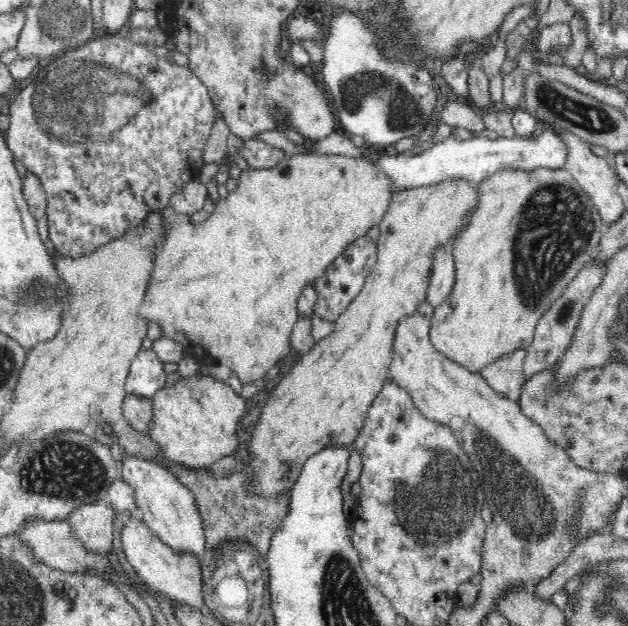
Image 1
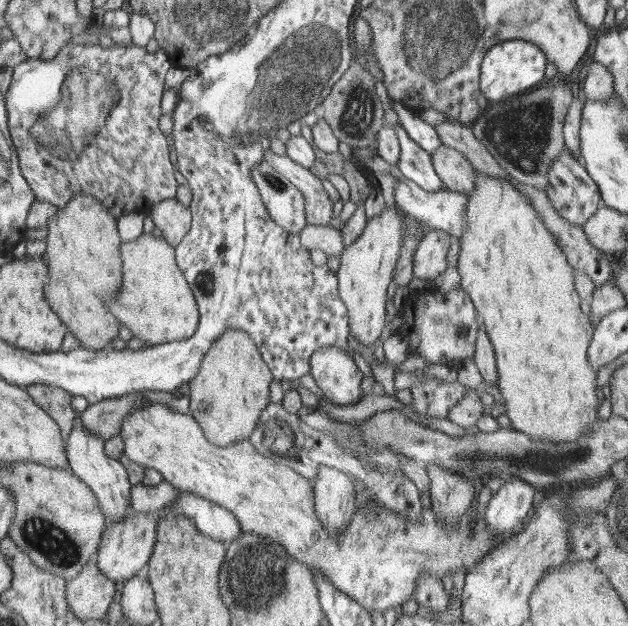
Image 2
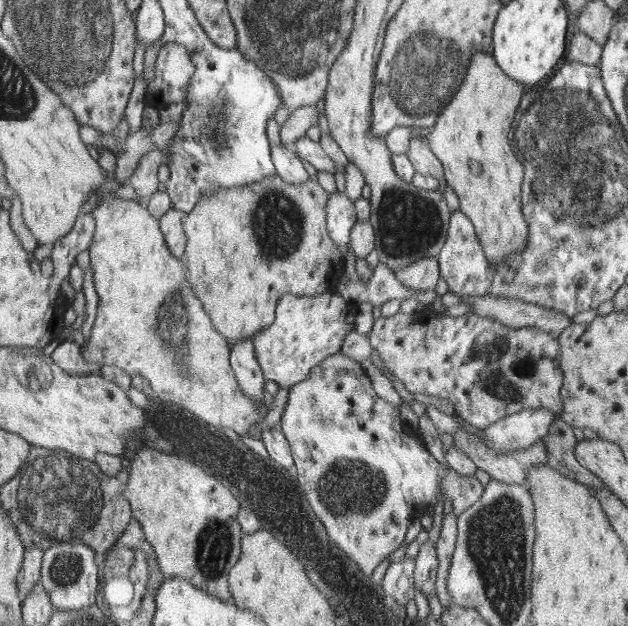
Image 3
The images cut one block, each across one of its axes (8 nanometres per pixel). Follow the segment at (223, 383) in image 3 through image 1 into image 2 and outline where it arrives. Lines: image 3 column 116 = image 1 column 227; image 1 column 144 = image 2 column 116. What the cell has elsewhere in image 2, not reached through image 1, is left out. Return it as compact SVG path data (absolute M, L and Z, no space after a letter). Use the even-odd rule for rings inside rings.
M142 232L129 240L120 244L121 260L121 288L115 300L107 300L107 310L117 318L121 326L125 326L132 337L141 340L145 346L153 347L174 341L189 339L196 330L197 324L197 306L192 290L189 289L187 282L184 280L180 268L175 266L173 260L173 248L162 237L155 237L151 233Z

